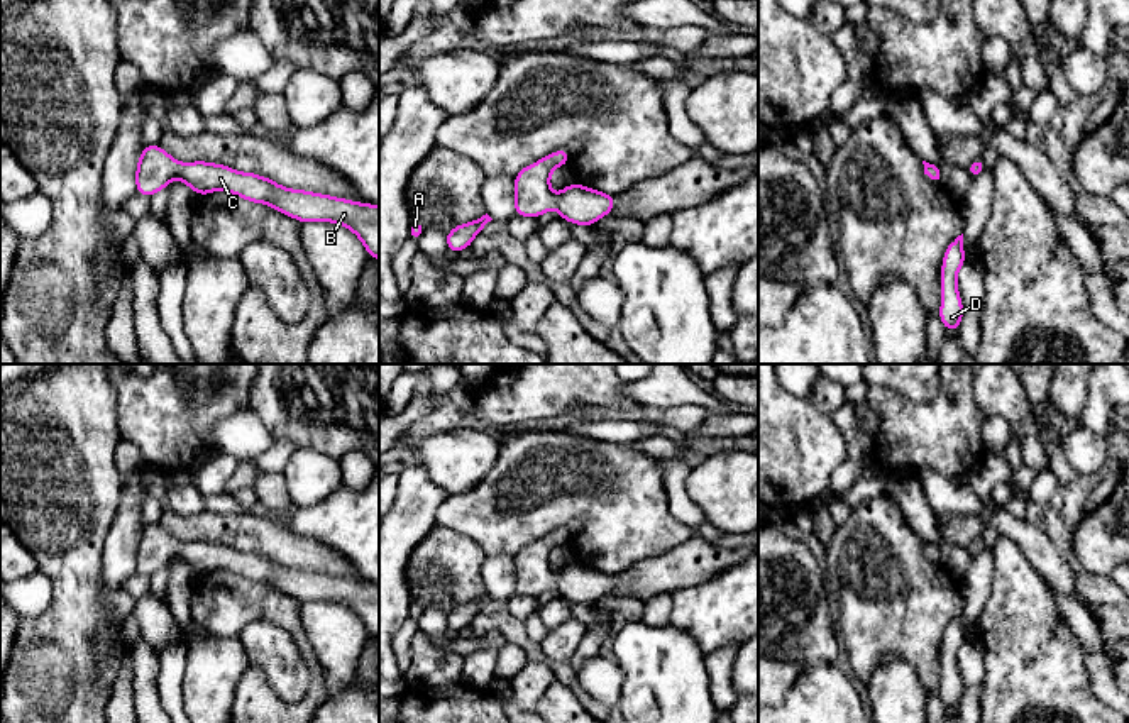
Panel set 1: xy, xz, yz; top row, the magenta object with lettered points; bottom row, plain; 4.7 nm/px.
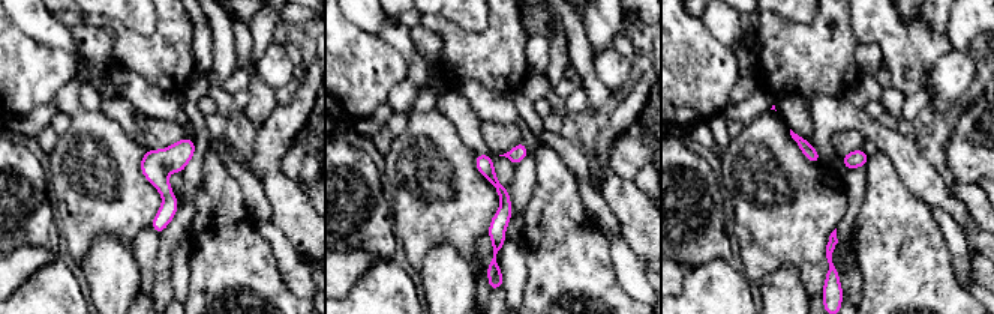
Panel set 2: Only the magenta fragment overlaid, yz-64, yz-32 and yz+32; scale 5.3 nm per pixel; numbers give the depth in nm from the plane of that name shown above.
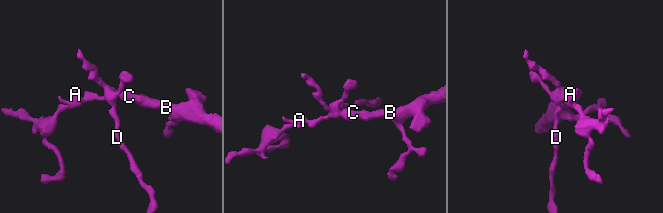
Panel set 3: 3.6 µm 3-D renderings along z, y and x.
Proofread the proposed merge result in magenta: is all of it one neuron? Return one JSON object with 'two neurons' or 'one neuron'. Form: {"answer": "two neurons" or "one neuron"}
{"answer": "one neuron"}

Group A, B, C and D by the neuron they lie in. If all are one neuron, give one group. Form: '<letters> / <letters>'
A B C D

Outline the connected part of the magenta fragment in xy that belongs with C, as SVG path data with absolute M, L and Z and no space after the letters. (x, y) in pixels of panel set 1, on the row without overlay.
M144 525L135 549L137 572L147 577L164 569L173 557L186 562L196 574L223 569L252 582L266 582L301 603L333 601L344 604L362 620L369 637L379 638L377 584L289 569L269 557L240 552L223 544L179 542L161 525Z

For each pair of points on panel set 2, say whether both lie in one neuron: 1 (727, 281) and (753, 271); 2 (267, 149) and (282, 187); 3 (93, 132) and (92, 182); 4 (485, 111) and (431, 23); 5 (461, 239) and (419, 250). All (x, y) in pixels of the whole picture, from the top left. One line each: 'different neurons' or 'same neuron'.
1: different neurons
2: same neuron
3: same neuron
4: different neurons
5: same neuron

